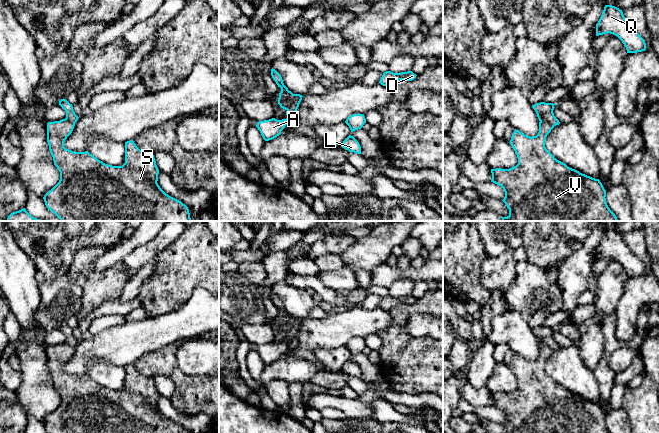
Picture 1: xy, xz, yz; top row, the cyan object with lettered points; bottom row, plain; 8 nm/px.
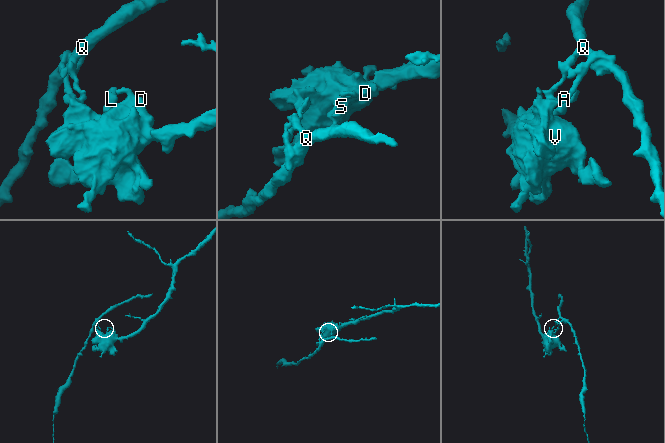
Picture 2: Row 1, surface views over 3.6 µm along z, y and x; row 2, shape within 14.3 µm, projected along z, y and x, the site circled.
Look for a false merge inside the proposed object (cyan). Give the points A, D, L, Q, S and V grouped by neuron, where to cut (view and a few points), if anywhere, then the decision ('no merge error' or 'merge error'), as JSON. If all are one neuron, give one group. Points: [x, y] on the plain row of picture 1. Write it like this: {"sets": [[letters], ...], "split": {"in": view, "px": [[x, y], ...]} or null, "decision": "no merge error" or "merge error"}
{"sets": [["A", "Q"], ["D", "L", "S", "V"]], "split": {"in": "xz", "px": [[294, 318], [294, 324], [286, 333]]}, "decision": "merge error"}

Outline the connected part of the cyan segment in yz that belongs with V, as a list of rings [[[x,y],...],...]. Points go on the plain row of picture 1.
[[[540,345],[539,356],[533,361],[527,360],[519,354],[514,354],[509,367],[517,379],[518,388],[510,393],[491,393],[491,406],[501,410],[505,416],[502,425],[508,433],[610,433],[606,427],[606,414],[599,403],[592,402],[568,391],[546,373],[546,361],[553,352],[554,349],[551,347]]]

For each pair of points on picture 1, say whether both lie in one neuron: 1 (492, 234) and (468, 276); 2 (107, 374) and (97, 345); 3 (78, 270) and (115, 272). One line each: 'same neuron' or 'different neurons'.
1: different neurons
2: different neurons
3: same neuron

